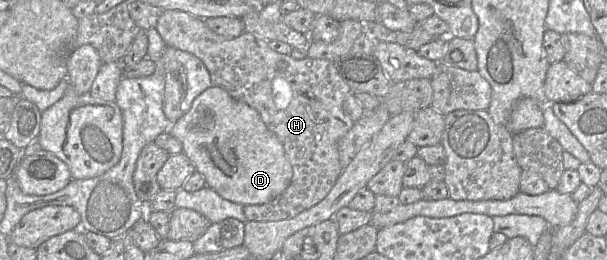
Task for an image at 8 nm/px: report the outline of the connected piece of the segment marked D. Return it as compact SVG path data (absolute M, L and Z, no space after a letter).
M212 85L204 90L195 98L189 111L172 123L167 132L182 143L182 153L203 175L206 186L228 201L243 206L268 203L282 194L291 182L293 169L281 141L267 128L255 109L234 99L221 87Z

